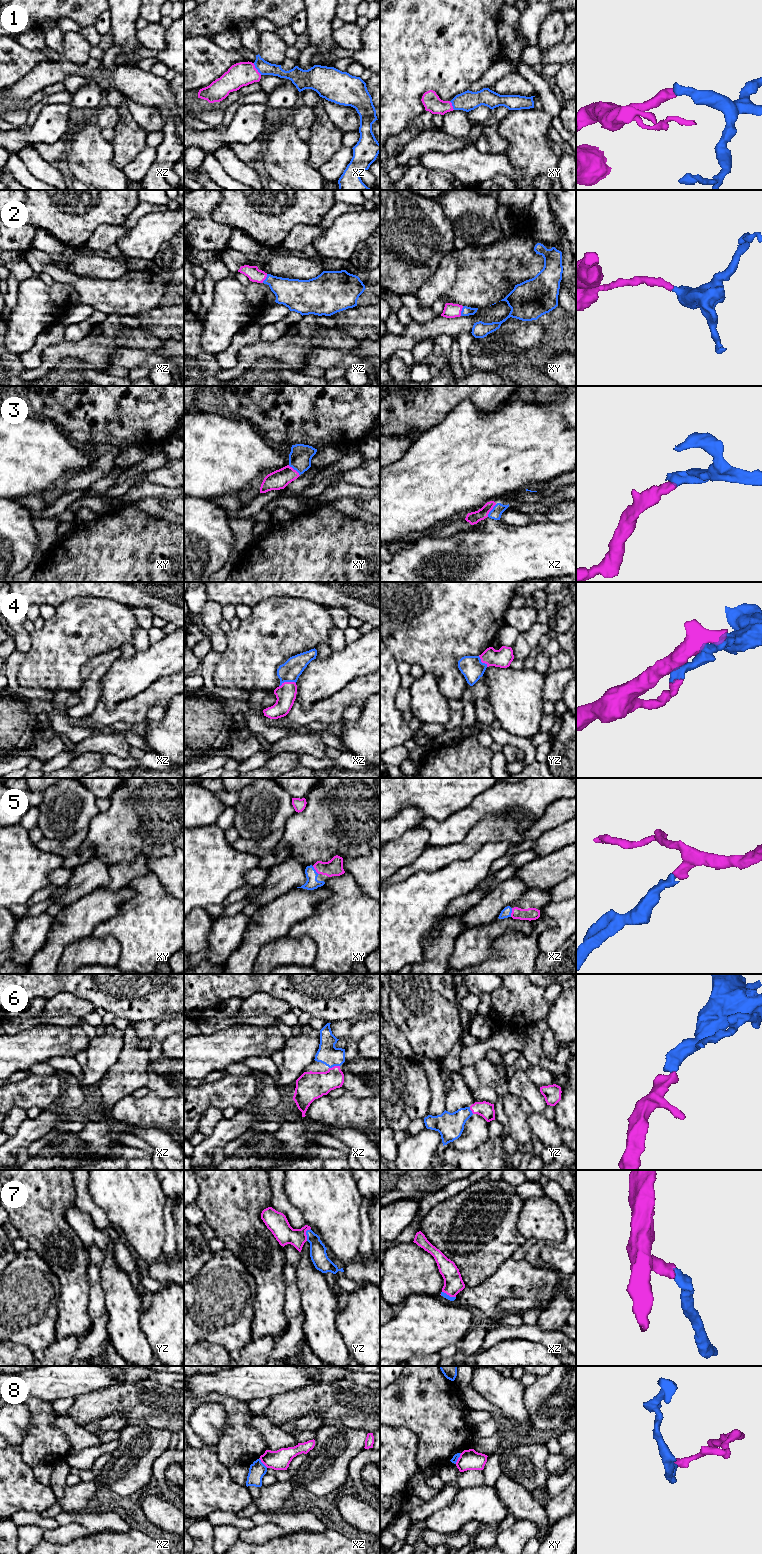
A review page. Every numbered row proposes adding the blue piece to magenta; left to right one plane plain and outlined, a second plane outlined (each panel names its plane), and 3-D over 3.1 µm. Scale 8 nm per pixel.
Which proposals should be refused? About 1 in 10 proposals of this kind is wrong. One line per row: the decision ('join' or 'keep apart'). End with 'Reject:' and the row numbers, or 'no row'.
1: join
2: join
3: join
4: join
5: join
6: join
7: join
8: keep apart
Reject: 8

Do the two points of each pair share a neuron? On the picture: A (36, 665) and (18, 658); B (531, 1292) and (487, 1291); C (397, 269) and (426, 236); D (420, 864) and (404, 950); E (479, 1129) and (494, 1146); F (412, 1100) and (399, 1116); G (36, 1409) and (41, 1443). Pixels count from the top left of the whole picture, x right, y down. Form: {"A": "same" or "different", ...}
{"A": "different", "B": "same", "C": "same", "D": "different", "E": "different", "F": "same", "G": "same"}

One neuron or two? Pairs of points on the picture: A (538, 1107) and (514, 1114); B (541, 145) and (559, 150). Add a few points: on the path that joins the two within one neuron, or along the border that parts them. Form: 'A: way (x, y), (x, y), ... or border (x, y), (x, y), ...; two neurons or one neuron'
A: border (513, 1095), (522, 1097), (533, 1111); two neurons
B: border (551, 141), (551, 149), (557, 155); two neurons

